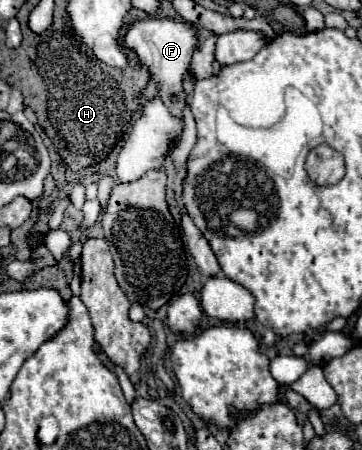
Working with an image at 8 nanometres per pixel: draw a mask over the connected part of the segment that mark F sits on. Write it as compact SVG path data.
M146 17L134 21L124 37L122 47L130 49L138 57L138 65L146 67L150 73L150 79L156 83L156 95L162 99L162 103L168 107L170 115L176 119L182 119L182 111L186 107L186 91L184 91L184 75L192 73L192 55L198 49L198 31L194 25L170 17Z

